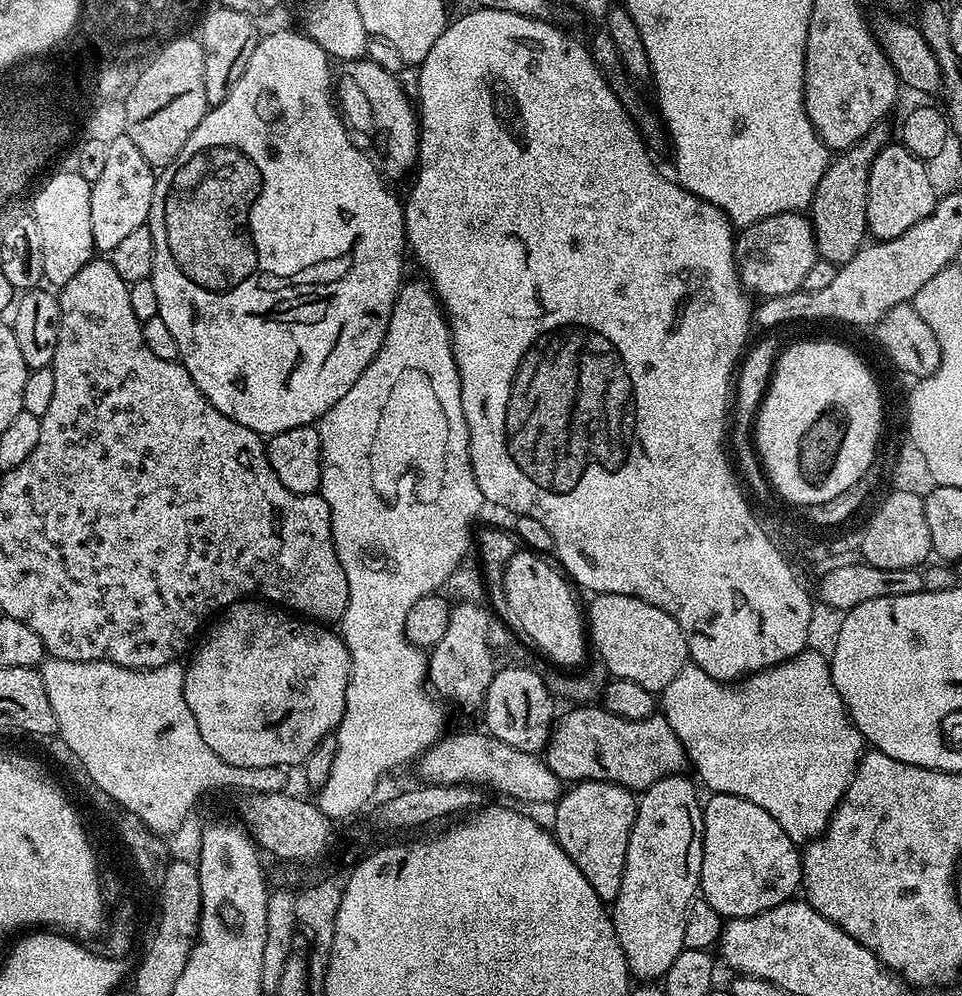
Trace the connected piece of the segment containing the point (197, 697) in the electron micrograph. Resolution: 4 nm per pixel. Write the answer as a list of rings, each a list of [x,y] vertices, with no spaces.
[[[245,598],[223,609],[220,621],[208,632],[184,670],[186,706],[198,722],[206,746],[233,769],[303,765],[322,738],[340,727],[346,706],[346,686],[352,673],[348,647],[331,627],[309,622],[256,598]]]

